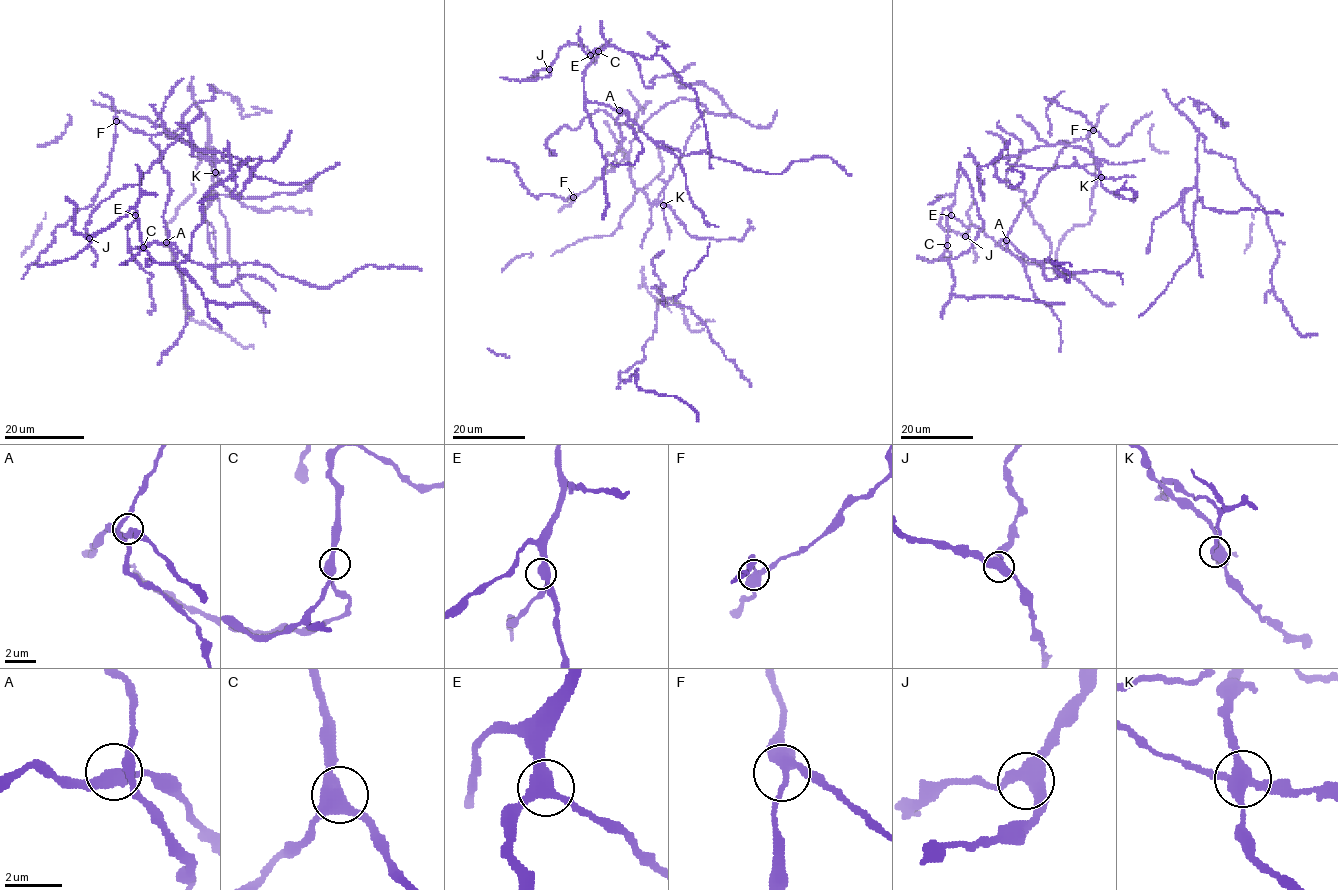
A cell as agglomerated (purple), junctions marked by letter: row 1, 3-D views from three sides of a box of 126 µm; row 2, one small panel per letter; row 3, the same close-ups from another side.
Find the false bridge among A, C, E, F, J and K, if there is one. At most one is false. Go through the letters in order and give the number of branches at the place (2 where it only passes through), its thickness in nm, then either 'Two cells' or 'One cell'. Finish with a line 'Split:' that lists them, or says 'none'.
A: Branches: 4. Thickness 300 nm. One cell
C: Branches: 3. Thickness 440 nm. One cell
E: Branches: 3. Thickness 400 nm. One cell
F: Branches: 3. Thickness 360 nm. One cell
J: Branches: 3. Thickness 440 nm. One cell
K: Branches: 4. Thickness 400 nm. Two cells
Split: K

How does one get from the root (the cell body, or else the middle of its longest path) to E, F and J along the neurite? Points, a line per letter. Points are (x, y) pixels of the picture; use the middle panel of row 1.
E: (681, 166), (672, 153), (657, 146), (622, 112), (586, 99), (584, 69), (591, 60), (590, 55)
F: (681, 166), (672, 153), (657, 146), (620, 109), (616, 121), (623, 138), (615, 160), (589, 188), (573, 197)
J: (681, 166), (622, 112), (586, 99), (584, 69), (591, 53), (585, 46), (567, 44), (549, 69)

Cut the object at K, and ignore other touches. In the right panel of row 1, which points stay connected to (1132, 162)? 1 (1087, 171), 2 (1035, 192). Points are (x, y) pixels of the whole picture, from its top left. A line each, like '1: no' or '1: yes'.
1: yes
2: no

